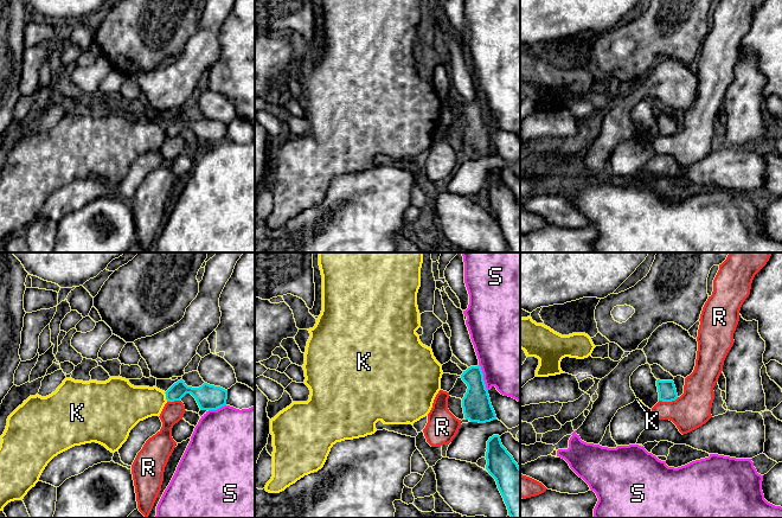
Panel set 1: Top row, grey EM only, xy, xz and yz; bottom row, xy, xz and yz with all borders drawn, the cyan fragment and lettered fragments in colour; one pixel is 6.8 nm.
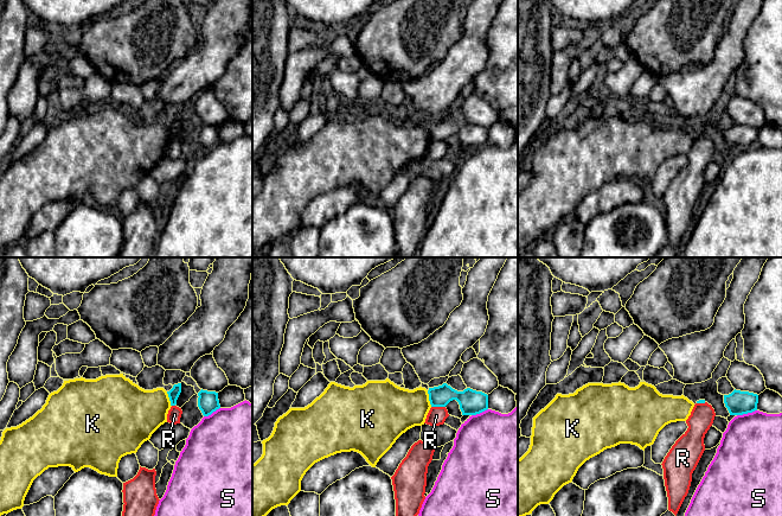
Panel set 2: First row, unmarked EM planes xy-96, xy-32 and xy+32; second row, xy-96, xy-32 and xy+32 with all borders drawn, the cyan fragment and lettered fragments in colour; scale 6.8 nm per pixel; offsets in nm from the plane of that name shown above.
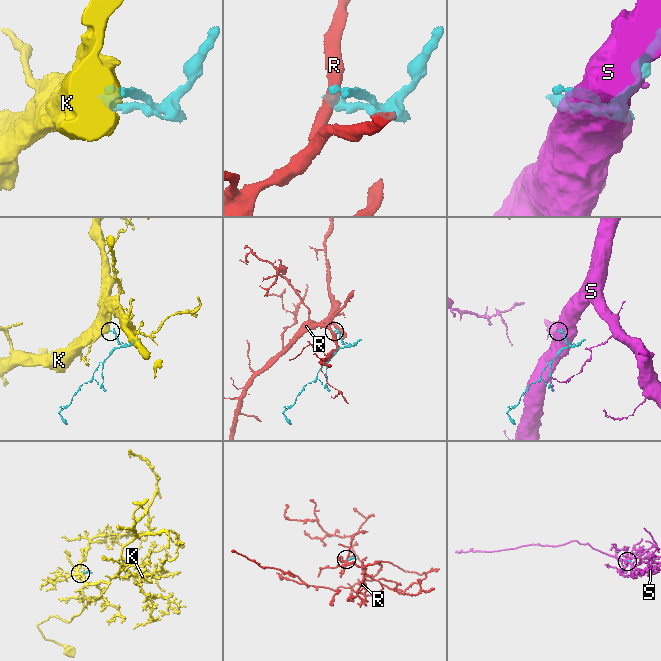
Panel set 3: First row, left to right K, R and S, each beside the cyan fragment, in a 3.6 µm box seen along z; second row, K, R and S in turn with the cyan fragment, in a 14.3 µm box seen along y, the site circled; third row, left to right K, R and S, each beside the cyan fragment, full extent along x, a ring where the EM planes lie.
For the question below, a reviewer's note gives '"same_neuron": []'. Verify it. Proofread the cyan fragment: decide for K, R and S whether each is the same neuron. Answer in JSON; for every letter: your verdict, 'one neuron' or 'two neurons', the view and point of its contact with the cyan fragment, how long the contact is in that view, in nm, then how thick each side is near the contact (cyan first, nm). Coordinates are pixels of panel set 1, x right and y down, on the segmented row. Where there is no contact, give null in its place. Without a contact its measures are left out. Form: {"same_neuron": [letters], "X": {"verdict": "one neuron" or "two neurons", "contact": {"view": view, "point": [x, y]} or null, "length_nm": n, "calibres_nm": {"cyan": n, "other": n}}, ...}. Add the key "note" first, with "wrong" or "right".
{"note": "right", "same_neuron": [], "K": {"verdict": "two neurons", "contact": {"view": "xy", "point": [166, 397]}, "length_nm": 70, "calibres_nm": {"cyan": 120, "other": 260}}, "R": {"verdict": "two neurons", "contact": {"view": "yz", "point": [668, 401]}, "length_nm": 140, "calibres_nm": {"cyan": 130, "other": 240}}, "S": {"verdict": "two neurons", "contact": {"view": "xz", "point": [482, 377]}, "length_nm": 190, "calibres_nm": {"cyan": 190, "other": 460}}}

